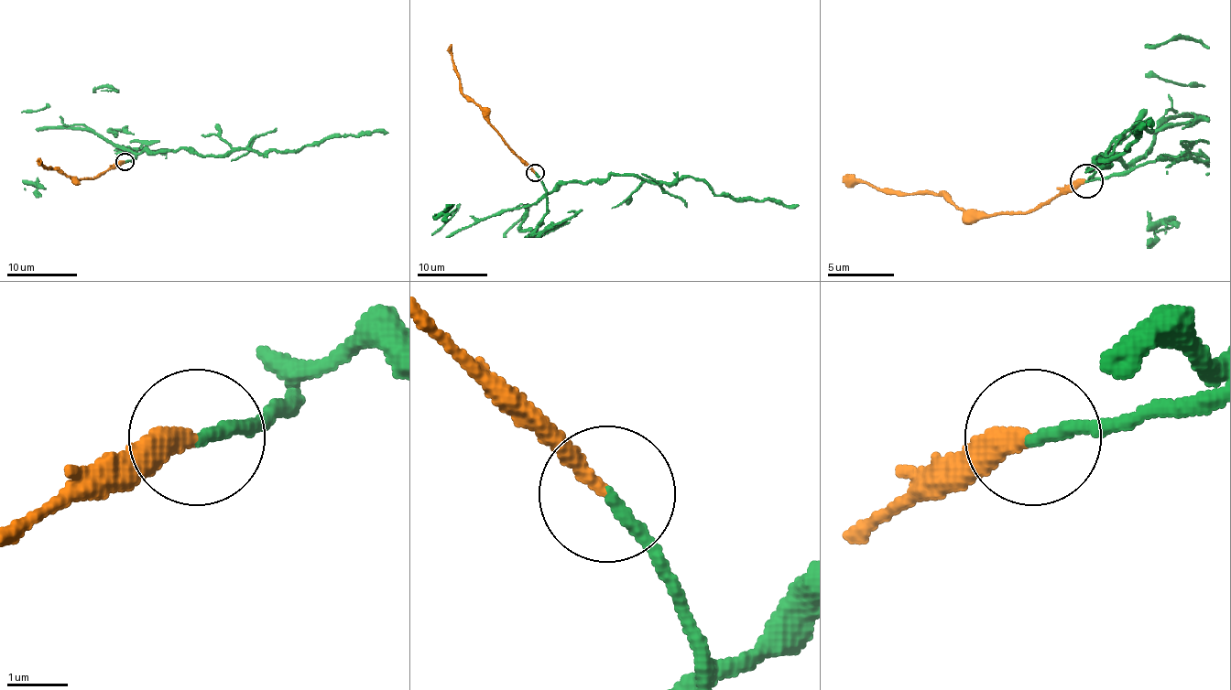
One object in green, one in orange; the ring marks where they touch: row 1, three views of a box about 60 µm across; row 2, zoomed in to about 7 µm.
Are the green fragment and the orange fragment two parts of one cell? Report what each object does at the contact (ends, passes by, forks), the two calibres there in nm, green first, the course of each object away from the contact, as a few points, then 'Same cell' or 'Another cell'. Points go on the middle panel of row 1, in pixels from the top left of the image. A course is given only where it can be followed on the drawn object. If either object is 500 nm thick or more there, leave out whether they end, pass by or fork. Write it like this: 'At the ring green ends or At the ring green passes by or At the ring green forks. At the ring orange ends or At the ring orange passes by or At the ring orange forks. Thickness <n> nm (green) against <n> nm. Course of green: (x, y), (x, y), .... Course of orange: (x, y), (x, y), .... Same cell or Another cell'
At the ring green ends. At the ring orange ends. Thickness 220 nm (green) against 300 nm. Course of green: (535, 173), (549, 192), (566, 182), (612, 175), (650, 182), (693, 177), (716, 194), (799, 205). Course of orange: (535, 173), (505, 141), (480, 108), (462, 92), (450, 45). Another cell

